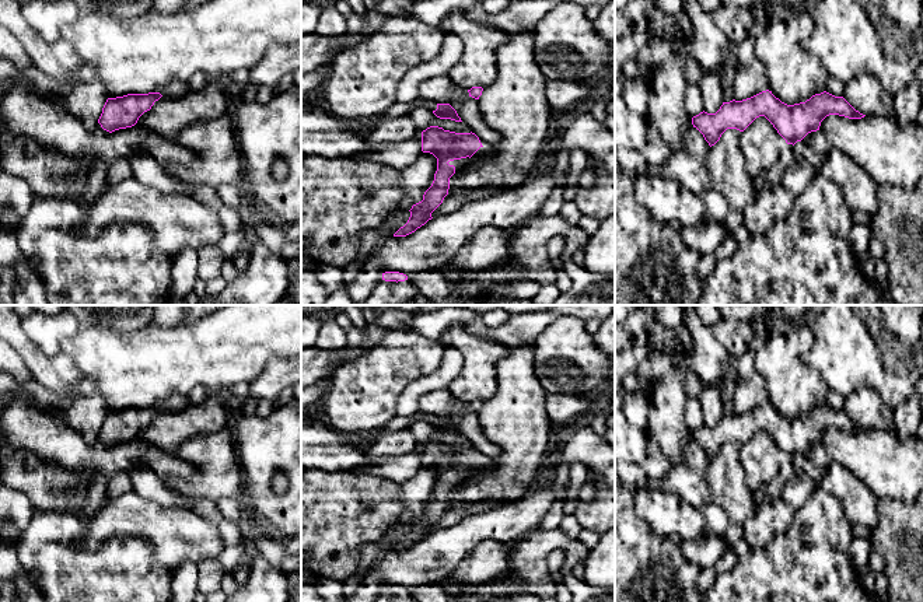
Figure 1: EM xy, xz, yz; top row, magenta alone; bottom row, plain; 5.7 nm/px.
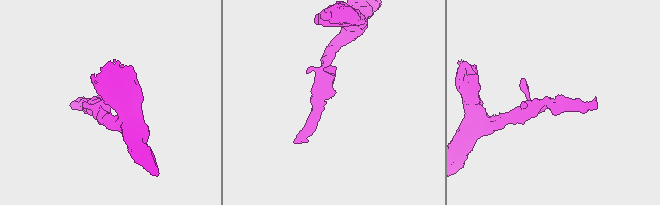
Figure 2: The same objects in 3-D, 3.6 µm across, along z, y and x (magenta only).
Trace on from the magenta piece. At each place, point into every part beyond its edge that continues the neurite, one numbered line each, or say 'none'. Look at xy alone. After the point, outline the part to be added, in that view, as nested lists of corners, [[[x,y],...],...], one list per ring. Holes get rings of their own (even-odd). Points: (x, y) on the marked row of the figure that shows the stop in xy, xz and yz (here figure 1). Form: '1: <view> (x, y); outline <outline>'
1: xy (178, 87); outline [[[174,80],[167,85],[157,87],[153,92],[160,92],[162,97],[181,97],[189,91],[189,81]]]

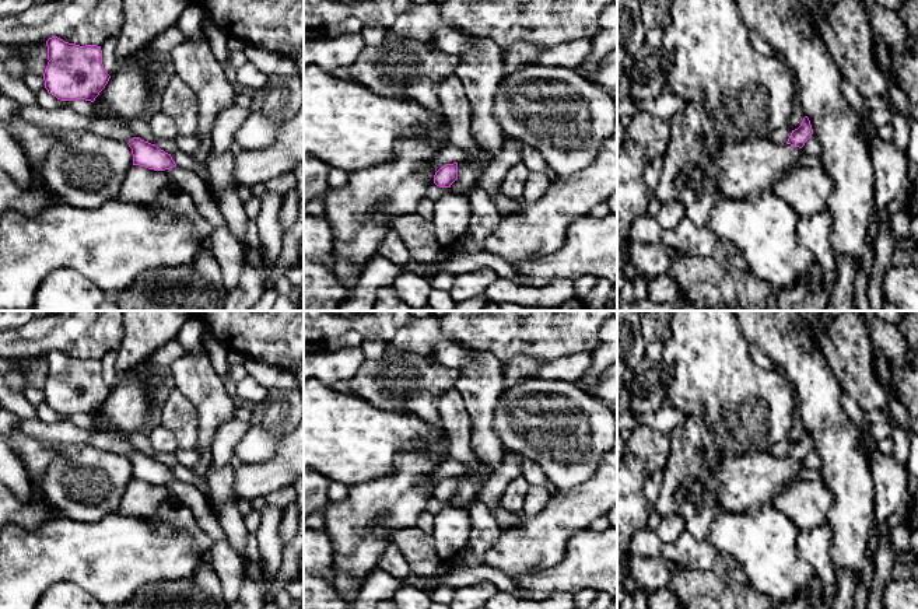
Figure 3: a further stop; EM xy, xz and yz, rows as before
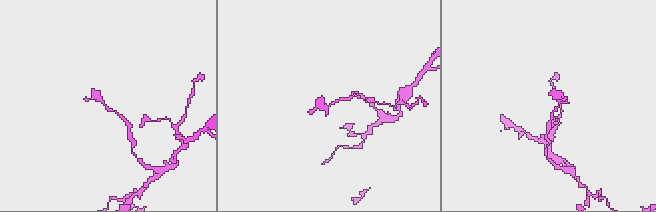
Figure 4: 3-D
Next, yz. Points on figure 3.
none

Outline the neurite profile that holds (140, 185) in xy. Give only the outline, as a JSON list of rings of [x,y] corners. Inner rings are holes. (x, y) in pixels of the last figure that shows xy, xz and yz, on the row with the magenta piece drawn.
[[[132,165],[116,199],[132,204],[151,204],[157,199],[160,190],[172,183],[174,181],[164,171]]]

